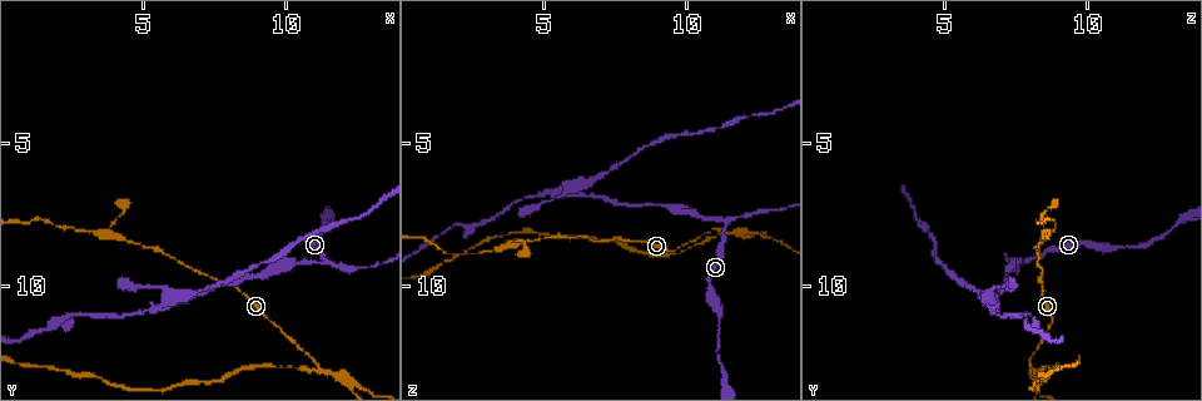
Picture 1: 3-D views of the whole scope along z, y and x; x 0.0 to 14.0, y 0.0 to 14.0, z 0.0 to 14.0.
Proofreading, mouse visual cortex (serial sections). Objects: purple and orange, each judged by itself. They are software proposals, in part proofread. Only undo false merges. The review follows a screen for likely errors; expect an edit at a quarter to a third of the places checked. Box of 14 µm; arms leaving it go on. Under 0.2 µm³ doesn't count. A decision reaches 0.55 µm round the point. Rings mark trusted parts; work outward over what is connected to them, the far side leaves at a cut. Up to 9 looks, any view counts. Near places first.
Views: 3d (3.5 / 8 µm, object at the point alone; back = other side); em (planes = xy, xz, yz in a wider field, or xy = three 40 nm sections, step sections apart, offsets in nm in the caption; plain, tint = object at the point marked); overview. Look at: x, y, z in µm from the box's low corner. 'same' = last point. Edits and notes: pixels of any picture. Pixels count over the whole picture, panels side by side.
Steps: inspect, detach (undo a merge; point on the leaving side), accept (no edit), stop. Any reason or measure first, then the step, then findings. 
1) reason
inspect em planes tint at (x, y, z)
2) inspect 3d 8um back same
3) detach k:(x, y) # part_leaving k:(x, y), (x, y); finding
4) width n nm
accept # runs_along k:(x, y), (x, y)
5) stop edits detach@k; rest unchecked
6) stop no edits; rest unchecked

two arms in line, one across
inspect 3d 3.5um at (11.2, 12.8, 8.0)

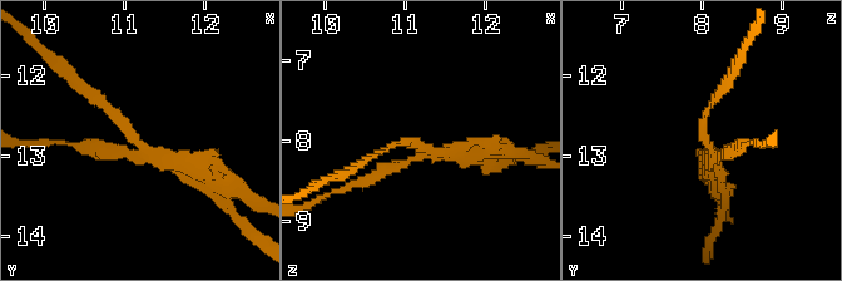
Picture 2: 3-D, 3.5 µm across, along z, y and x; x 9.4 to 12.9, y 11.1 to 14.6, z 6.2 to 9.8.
arms 3; arm_widths 100, 150, 200 nm
inspect em xy step 3 tint at (11.15, 12.80, 8.05)

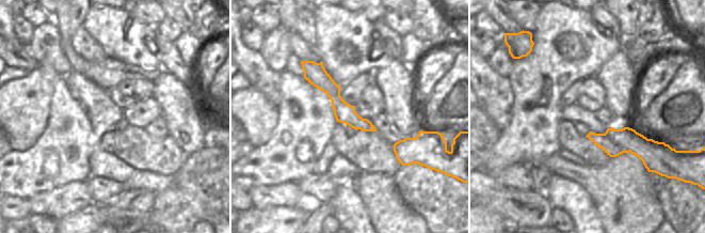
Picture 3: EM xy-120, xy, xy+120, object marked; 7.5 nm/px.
detach 2:(728, 154) # part_leaving 2:(716, 151), (767, 143); two cells meet here

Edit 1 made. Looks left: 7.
thick turns thin
inspect 3d 3.5um at (3.4, 8.1, 8.8)

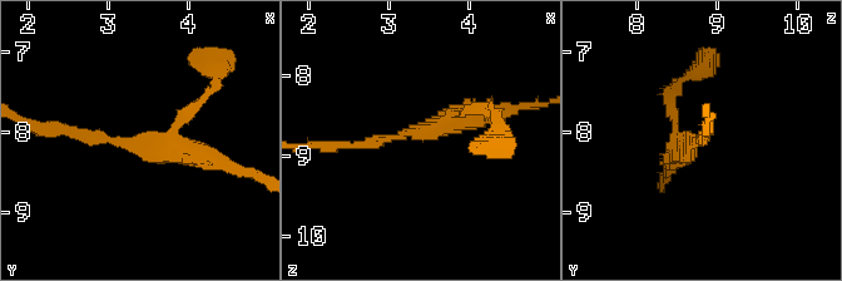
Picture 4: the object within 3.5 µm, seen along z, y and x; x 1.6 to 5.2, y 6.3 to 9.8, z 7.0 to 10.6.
accept # continuous, no second cell

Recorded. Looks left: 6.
branch point
inspect 3d 3.5um at (11.4, 9.2, 7.9)

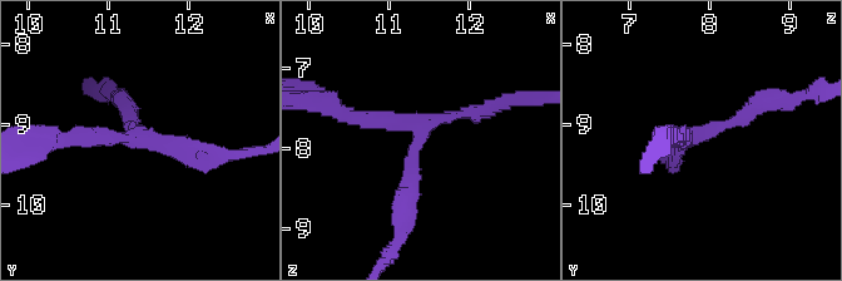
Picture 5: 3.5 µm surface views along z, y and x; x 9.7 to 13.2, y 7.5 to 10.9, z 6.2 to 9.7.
need the tissue
inspect em xy step 3 tint at (11.30, 9.10, 7.75)

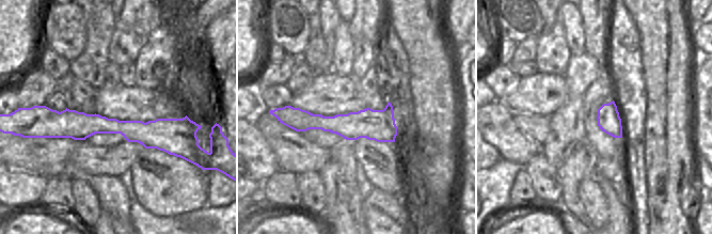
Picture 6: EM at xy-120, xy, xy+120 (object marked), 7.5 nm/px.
accept # runs_along 5:(401, 201), (416, 131), (336, 111); continuous, no second cell

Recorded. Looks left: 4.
thick turns thin
inspect 3d 3.5um back at (6.3, 10.4, 6.7)

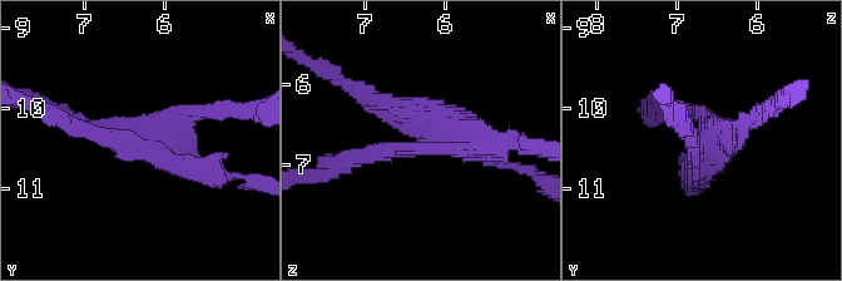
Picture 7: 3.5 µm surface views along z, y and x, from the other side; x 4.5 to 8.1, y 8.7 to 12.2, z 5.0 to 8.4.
inspect em planes tint at (6.20, 10.50, 6.75)

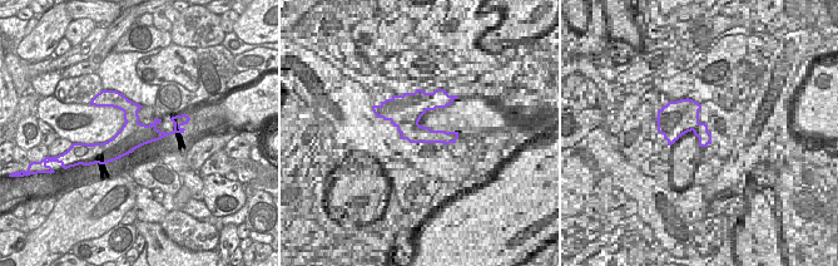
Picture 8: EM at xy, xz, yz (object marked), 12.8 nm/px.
detach 7:(401, 104) # part_leaving 7:(435, 133), (416, 111), (346, 85); two cells meet here

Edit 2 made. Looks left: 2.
stop edits detach@2, detach@7; rest unchecked

